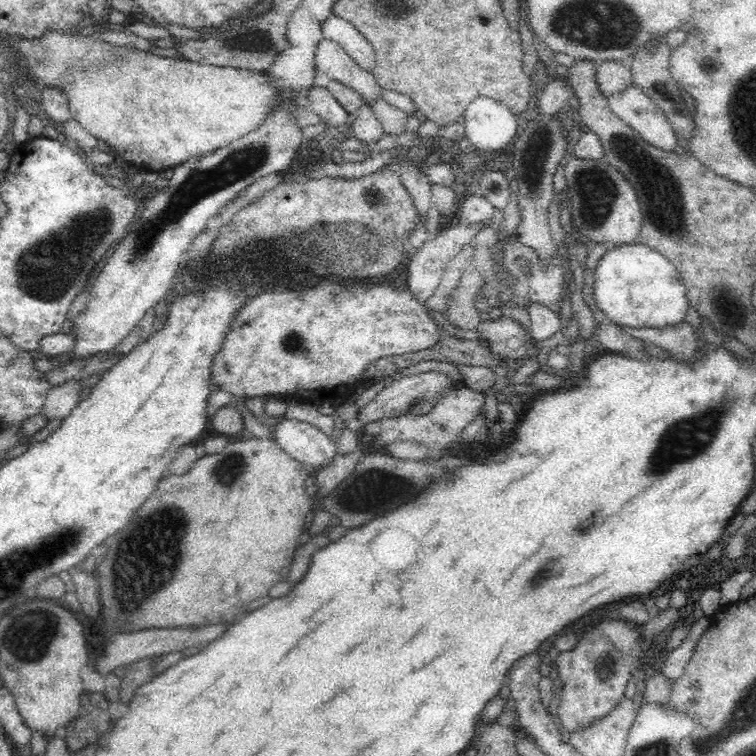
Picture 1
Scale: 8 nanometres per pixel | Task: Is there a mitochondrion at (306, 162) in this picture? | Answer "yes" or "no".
no

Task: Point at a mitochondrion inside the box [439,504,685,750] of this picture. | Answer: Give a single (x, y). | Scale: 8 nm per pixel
(543, 572)

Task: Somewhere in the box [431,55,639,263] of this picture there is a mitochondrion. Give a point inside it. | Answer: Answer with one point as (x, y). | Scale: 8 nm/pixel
(599, 190)

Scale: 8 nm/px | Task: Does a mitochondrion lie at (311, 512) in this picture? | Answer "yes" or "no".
no

